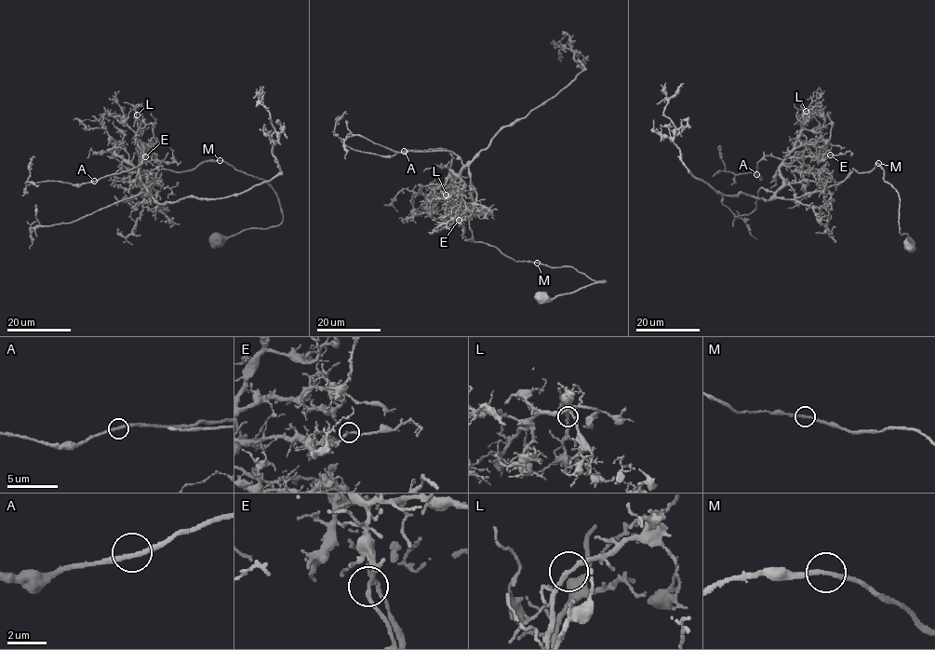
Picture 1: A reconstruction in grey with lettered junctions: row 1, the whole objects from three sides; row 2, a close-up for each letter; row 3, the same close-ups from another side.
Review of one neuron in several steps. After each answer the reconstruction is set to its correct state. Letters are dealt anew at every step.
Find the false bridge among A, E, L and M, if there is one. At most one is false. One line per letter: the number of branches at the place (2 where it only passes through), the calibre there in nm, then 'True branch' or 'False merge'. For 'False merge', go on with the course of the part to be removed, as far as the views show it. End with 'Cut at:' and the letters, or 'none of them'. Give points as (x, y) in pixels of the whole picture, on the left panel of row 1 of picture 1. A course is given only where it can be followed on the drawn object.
A: Branches: 2. Thickness 220 nm. True branch
E: Branches: 2. Thickness 200 nm. True branch
L: Branches: 2. Thickness 220 nm. True branch
M: Branches: 2. Thickness 220 nm. True branch
Cut at: none of them

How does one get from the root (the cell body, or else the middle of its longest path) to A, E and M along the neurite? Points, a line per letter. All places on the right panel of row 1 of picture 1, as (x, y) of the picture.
A: (910, 245), (900, 232), (899, 196), (878, 164), (794, 198), (775, 196), (781, 159), (765, 155), (756, 174)
E: (910, 245), (900, 232), (899, 196), (878, 164), (853, 169), (824, 190), (775, 196), (788, 157), (830, 155)
M: (910, 245), (908, 236), (900, 232), (899, 196), (884, 181), (884, 170), (878, 163)

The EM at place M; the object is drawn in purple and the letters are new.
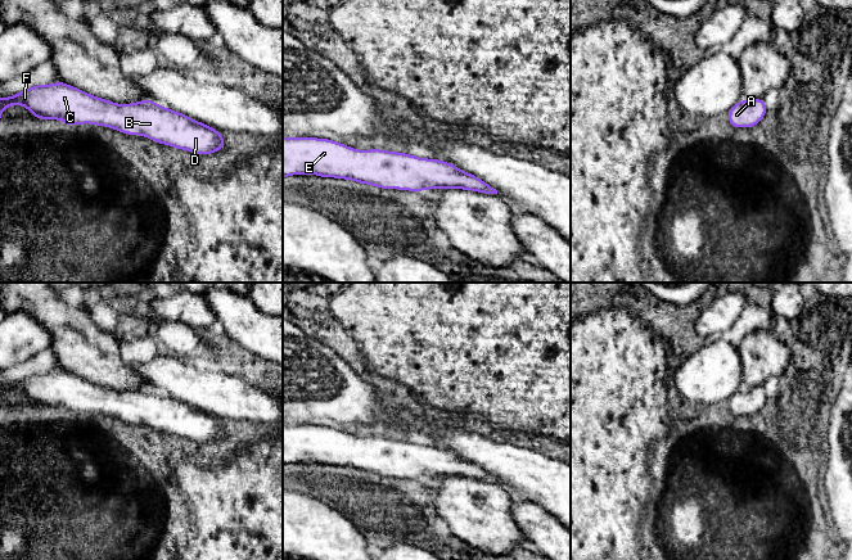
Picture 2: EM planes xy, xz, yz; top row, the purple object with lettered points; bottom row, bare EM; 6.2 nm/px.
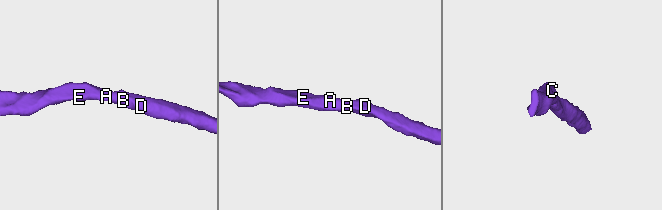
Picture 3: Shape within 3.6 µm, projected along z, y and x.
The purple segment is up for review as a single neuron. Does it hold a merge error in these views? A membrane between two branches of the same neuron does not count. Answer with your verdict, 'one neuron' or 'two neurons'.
one neuron

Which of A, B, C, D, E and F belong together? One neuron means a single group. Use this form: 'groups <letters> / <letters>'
groups A B C D E F

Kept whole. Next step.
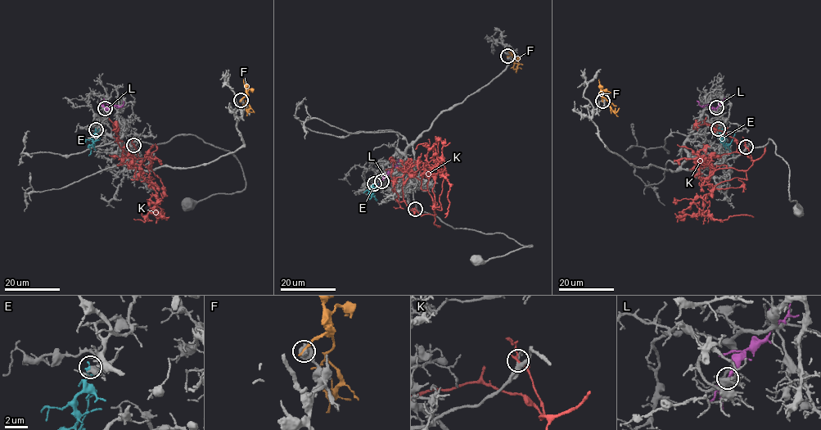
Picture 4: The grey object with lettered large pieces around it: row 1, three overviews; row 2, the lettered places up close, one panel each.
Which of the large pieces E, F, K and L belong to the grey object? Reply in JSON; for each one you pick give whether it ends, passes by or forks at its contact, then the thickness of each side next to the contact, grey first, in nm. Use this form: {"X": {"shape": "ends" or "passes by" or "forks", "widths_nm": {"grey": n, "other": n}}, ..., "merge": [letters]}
{"E": {"shape": "passes by", "widths_nm": {"grey": 320, "other": 190}}, "merge": ["E"]}

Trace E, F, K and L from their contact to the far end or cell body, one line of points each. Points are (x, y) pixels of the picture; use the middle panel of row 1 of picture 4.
E: (374, 183), (369, 192), (376, 201)
F: (508, 56), (515, 57), (514, 63), (517, 65), (516, 73)
K: (415, 209), (434, 215), (427, 181), (438, 157), (450, 185), (445, 217)
L: (381, 180), (396, 165), (397, 159)

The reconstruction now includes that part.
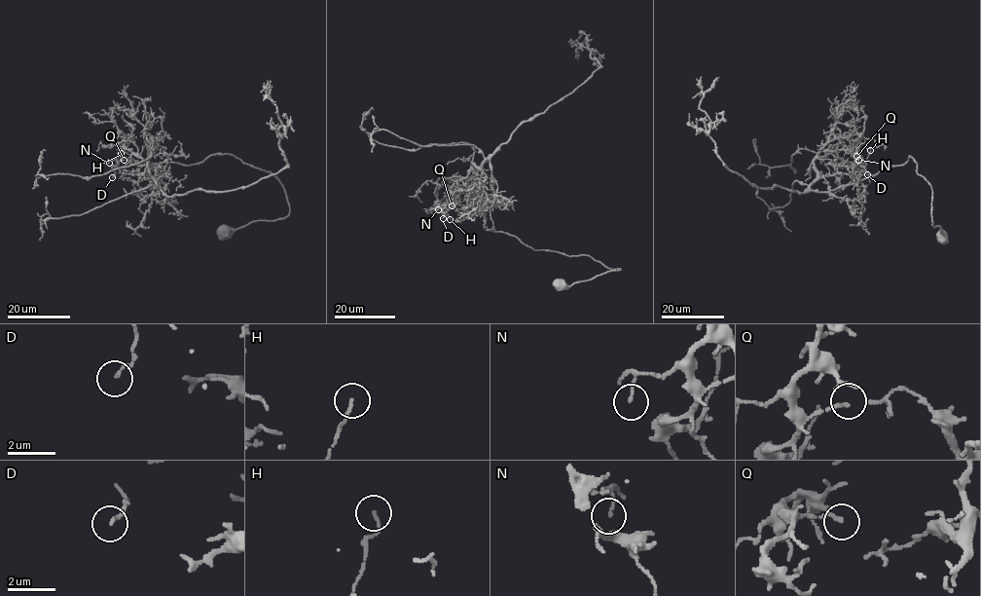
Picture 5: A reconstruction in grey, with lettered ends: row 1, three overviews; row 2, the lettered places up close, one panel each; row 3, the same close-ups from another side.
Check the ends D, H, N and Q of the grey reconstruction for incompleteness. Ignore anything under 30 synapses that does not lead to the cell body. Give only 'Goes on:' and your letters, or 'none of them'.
Goes on: none of them

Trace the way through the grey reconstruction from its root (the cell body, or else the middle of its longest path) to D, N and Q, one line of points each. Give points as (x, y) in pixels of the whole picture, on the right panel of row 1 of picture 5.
D: (942, 237), (912, 157), (810, 188), (814, 161), (838, 143), (867, 174)
N: (942, 237), (932, 224), (932, 188), (912, 157), (857, 183), (810, 188), (814, 161), (838, 143), (858, 160)
Q: (942, 237), (932, 224), (932, 188), (912, 157), (857, 183), (810, 188), (814, 161), (838, 143), (856, 156)

